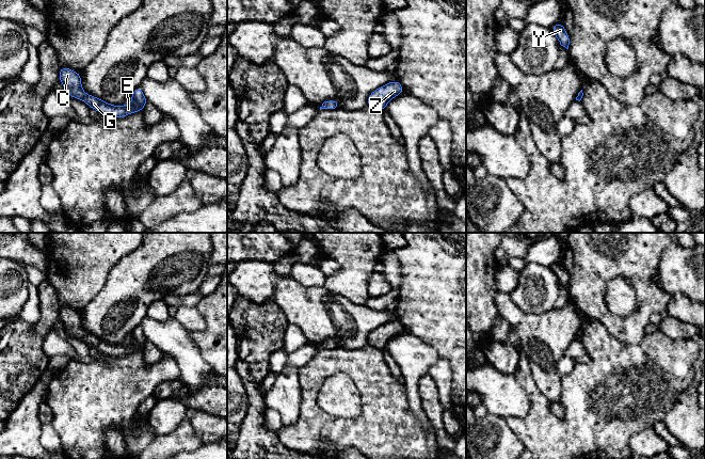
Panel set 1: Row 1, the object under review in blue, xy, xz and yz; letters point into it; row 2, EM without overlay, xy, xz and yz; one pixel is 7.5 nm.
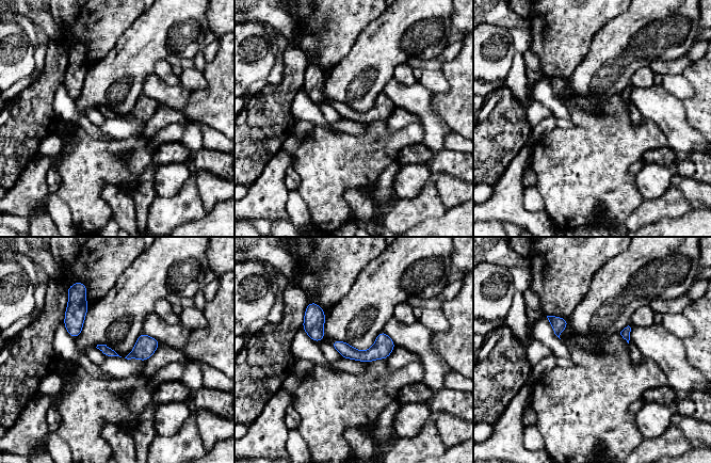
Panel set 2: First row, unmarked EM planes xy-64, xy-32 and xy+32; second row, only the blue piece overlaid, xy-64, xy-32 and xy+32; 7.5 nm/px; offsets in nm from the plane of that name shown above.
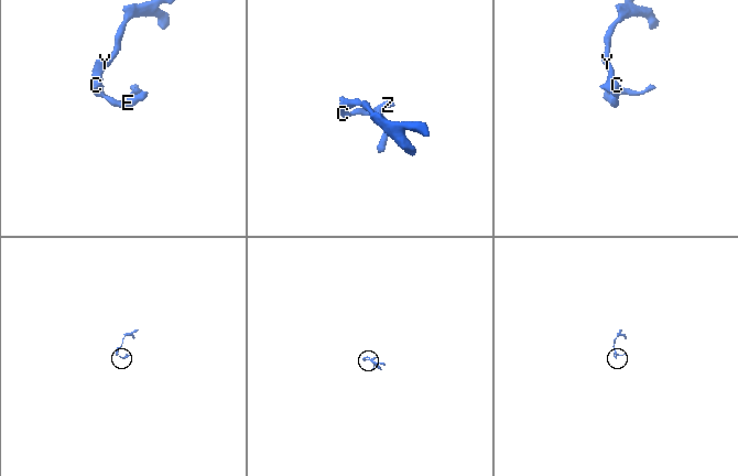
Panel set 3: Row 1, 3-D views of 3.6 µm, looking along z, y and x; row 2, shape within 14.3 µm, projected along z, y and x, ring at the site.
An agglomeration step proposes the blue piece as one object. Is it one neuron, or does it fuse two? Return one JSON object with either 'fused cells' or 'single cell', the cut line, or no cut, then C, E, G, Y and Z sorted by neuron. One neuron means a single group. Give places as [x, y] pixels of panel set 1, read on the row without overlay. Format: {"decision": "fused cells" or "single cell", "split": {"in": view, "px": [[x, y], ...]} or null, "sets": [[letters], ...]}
{"decision": "single cell", "split": null, "sets": [["C", "E", "G", "Y", "Z"]]}

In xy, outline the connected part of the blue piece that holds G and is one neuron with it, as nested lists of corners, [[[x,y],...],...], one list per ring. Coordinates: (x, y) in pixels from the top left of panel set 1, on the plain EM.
[[[64,305],[60,307],[59,318],[63,322],[65,331],[70,336],[83,339],[90,347],[96,348],[99,352],[109,357],[124,357],[130,352],[143,350],[147,342],[141,325],[131,332],[131,344],[112,345],[83,331],[81,326],[81,313],[75,312],[70,307]]]

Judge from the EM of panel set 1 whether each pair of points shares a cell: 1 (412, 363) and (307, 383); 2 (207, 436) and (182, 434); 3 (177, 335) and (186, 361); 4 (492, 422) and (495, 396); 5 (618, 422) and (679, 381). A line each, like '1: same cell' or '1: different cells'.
1: different cells
2: different cells
3: same cell
4: different cells
5: same cell

